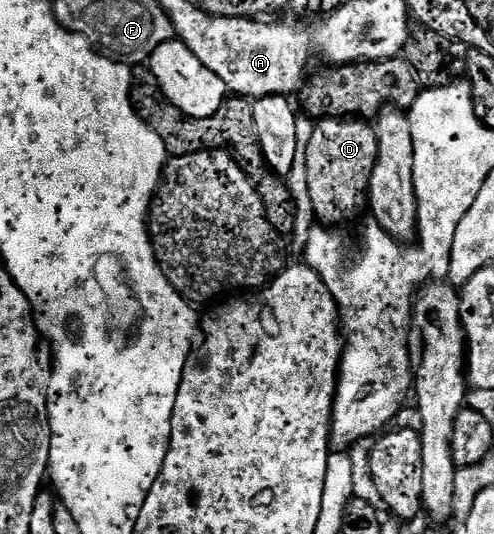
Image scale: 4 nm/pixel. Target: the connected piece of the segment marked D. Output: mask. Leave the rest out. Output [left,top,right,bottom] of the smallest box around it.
[306,118,377,223]

